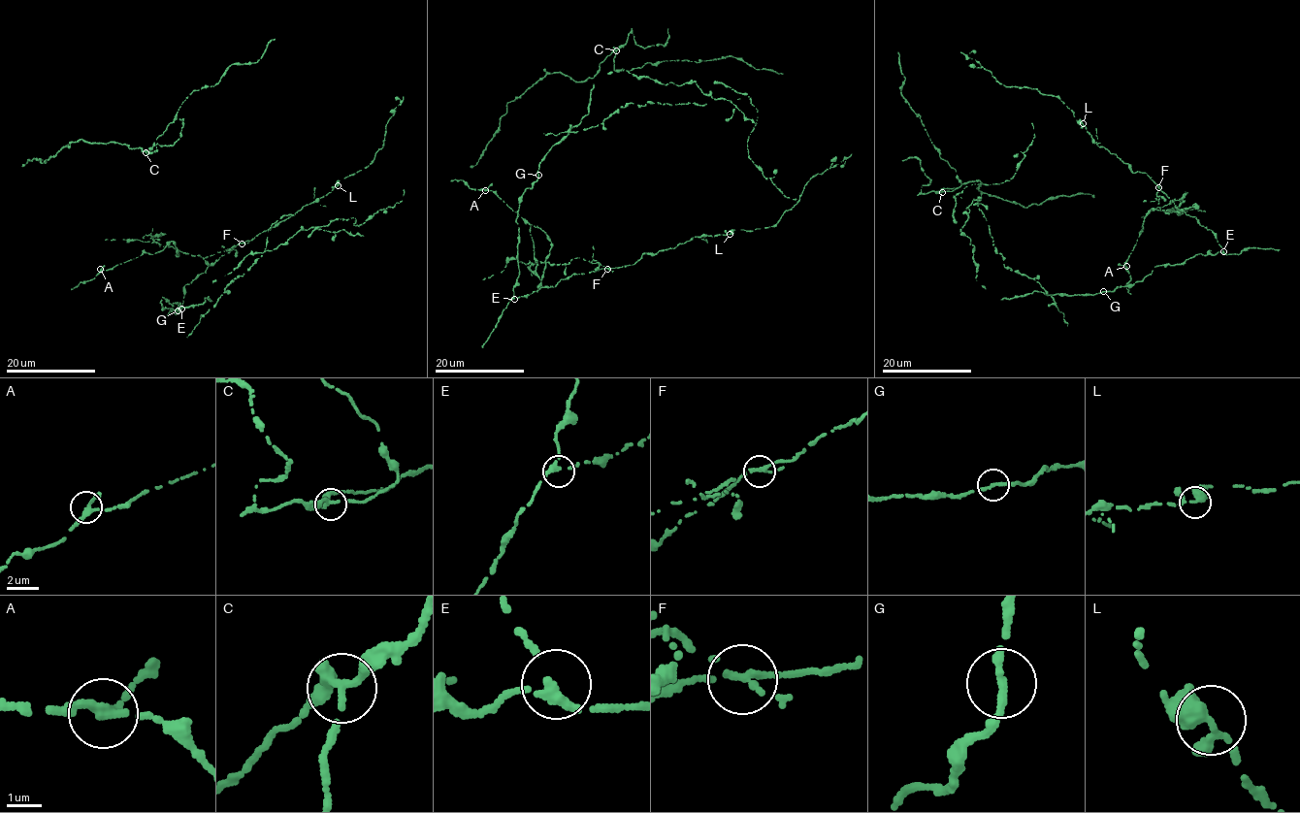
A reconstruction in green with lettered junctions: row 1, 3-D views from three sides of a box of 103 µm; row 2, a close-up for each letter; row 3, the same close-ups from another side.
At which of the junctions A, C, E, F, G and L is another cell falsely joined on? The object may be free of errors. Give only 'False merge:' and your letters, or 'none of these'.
False merge: F

